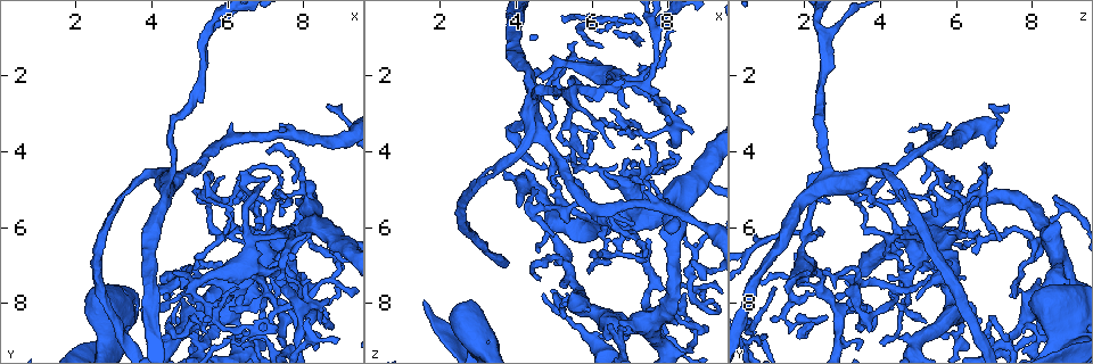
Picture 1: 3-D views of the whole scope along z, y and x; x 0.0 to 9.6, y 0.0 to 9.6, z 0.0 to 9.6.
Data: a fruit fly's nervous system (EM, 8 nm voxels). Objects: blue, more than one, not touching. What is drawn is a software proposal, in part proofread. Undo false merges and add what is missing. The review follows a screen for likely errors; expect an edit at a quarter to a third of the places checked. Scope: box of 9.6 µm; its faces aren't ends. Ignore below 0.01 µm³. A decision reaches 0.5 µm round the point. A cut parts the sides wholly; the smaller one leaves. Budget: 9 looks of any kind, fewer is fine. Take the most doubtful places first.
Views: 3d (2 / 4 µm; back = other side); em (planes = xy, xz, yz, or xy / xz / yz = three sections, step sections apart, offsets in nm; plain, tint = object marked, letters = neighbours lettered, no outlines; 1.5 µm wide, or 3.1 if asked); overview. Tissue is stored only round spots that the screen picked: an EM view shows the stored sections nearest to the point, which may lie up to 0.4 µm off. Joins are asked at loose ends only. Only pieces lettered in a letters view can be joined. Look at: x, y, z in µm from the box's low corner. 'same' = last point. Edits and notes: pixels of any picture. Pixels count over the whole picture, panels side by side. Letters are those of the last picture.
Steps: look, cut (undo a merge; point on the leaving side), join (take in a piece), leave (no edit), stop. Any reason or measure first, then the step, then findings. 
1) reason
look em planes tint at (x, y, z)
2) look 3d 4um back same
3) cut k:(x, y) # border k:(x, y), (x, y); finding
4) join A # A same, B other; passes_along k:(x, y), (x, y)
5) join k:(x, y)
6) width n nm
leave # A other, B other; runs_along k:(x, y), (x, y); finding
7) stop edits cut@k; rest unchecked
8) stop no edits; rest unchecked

thin end
look em xz step 8 letters at (6.20, 9.05, 0.80)

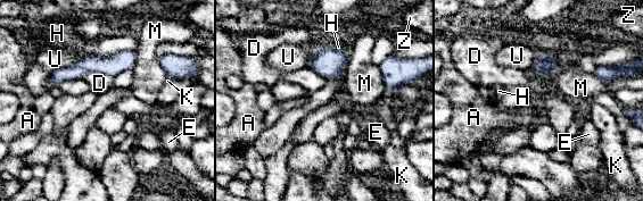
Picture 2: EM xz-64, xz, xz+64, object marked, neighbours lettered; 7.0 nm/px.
leave # A other, D other, E other, H other, K other, M other, U other, Z other; no lettered piece goes on from it

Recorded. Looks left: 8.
tapers out
look 3d 4um at (8.20, 7.35, 0.75)

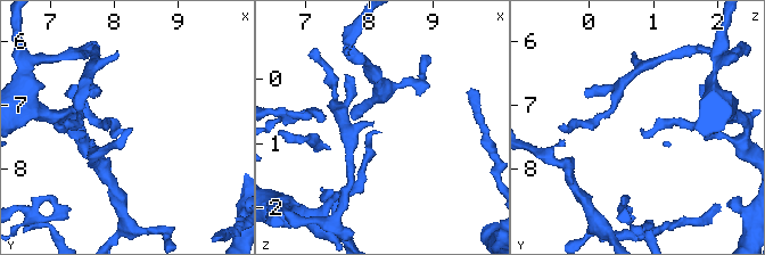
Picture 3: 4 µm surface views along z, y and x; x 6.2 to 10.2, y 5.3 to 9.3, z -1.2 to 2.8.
look em planes letters at (8.10, 7.40, 0.75)

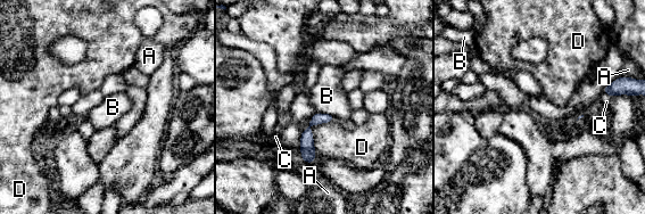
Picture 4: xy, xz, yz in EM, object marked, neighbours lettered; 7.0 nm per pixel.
width 80 nm
leave # A other, B other, C other, D other; runs_along 4:(331, 117), (308, 128), (308, 159); none of them fits

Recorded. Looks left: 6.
touches itself
look em xy step 4 tint at (2.80, 9.10, 8.70)

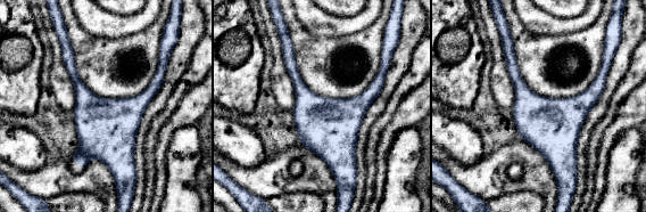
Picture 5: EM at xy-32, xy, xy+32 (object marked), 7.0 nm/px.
see the neighbours
look em xy step 4 letters same

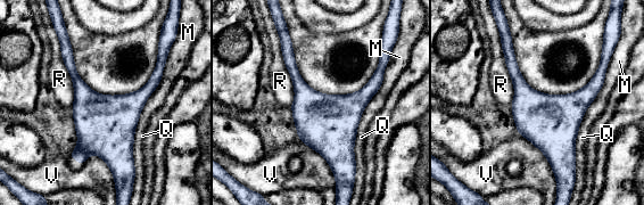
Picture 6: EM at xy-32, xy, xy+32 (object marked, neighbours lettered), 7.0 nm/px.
leave # M other, Q other, R other, V other; border 6:(518, 132), (547, 161), (554, 204); continuous, no second neuron

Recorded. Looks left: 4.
look 3d 2um at (5.45, 5.20, 3.75)

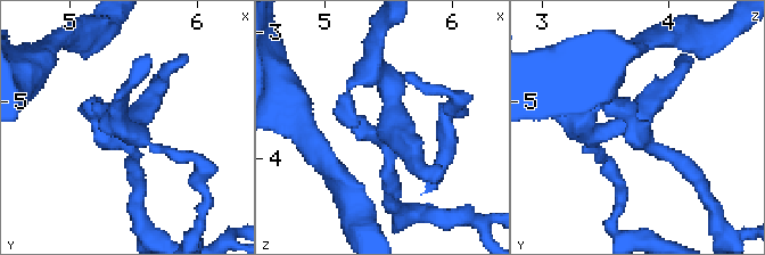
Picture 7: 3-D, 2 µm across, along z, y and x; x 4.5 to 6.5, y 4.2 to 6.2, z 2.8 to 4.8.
shape alone is not enough
look em planes tint at (5.52, 5.16, 3.72)

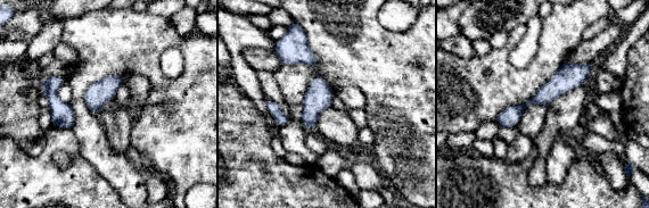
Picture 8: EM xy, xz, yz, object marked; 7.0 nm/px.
see the neighbours
look em planes letters same

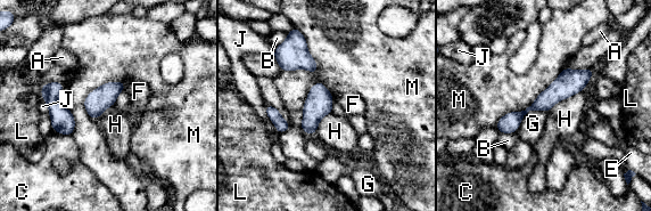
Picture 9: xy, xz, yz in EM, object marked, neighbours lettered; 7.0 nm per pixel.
leave # A other, B other, C other, E other, F other, G other, H other, J other, L other, M other; border 9:(585, 87), (560, 99), (548, 112); one neuron here

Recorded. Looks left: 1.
stop no edits; rest unchecked

